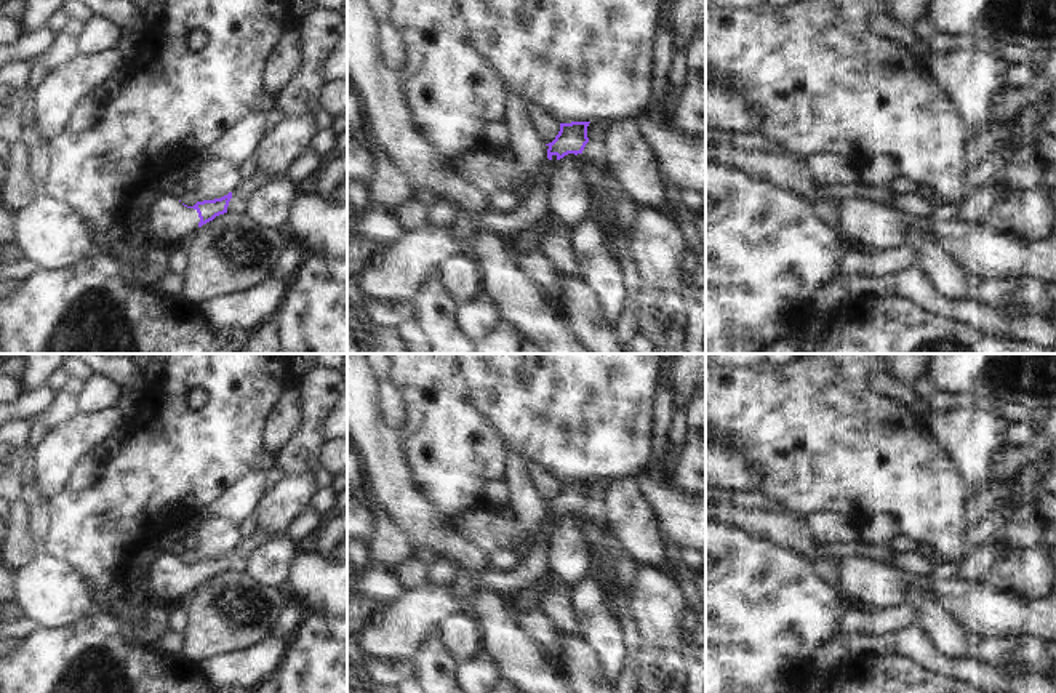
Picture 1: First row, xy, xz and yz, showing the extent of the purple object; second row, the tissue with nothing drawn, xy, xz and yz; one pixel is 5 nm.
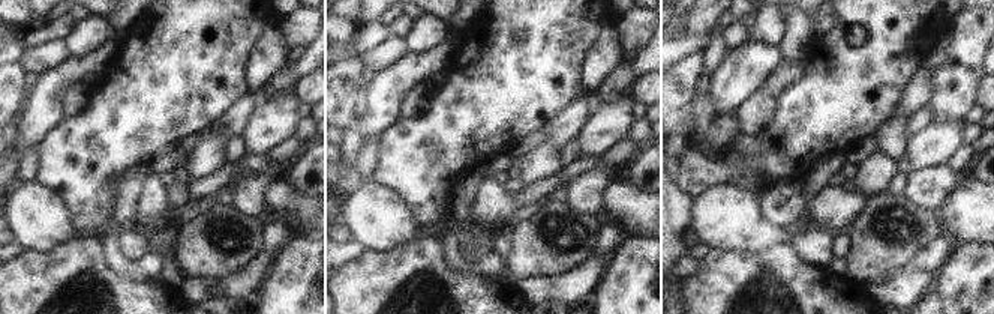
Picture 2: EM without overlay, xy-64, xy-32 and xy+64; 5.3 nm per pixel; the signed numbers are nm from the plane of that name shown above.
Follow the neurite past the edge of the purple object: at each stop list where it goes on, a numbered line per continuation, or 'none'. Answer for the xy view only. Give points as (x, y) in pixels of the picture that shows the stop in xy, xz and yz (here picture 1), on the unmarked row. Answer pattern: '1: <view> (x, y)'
1: xy (167, 578)

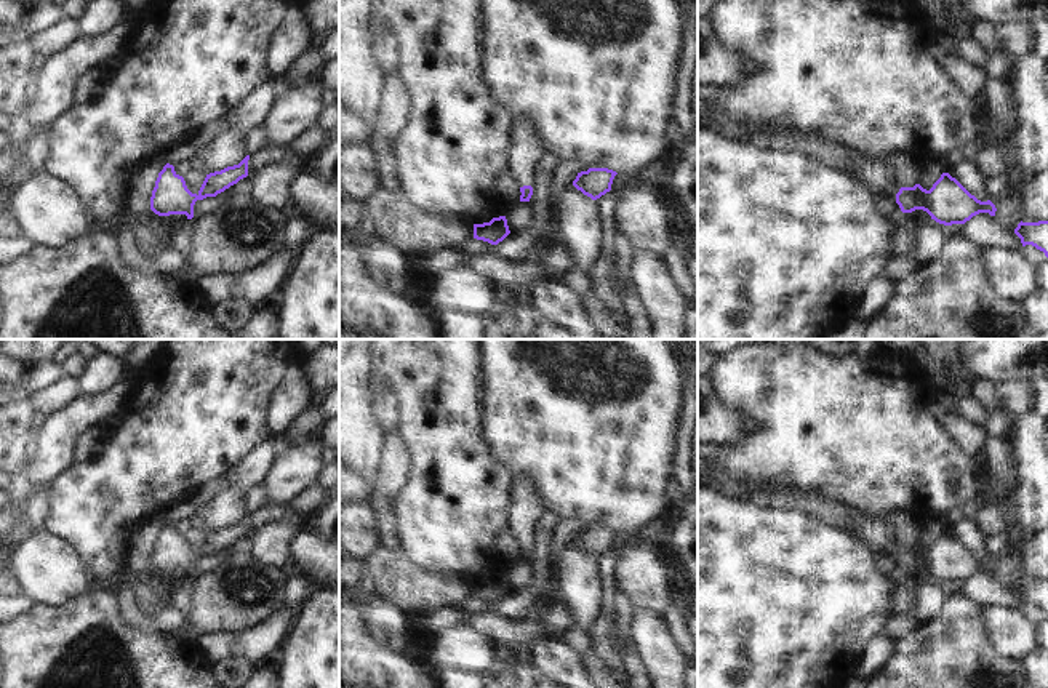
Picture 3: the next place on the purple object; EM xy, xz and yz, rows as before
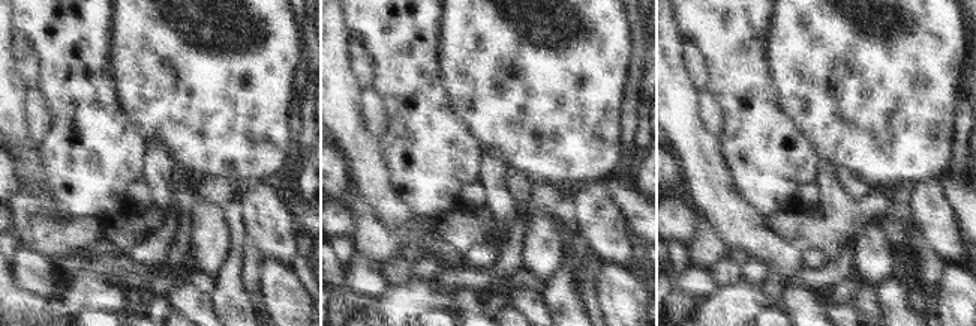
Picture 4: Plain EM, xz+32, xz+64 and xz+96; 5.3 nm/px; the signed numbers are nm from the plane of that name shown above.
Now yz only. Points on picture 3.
1: yz (880, 532)

